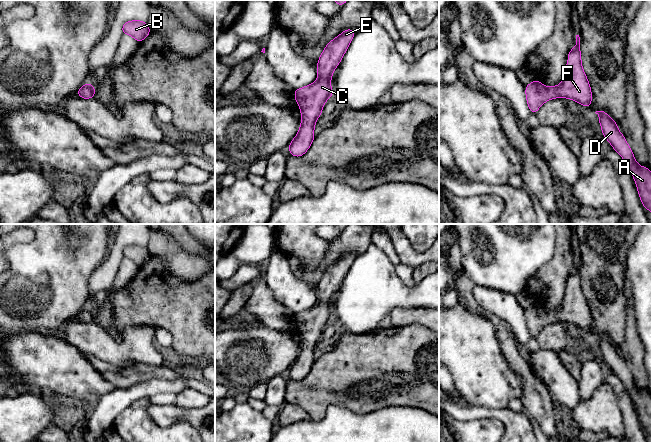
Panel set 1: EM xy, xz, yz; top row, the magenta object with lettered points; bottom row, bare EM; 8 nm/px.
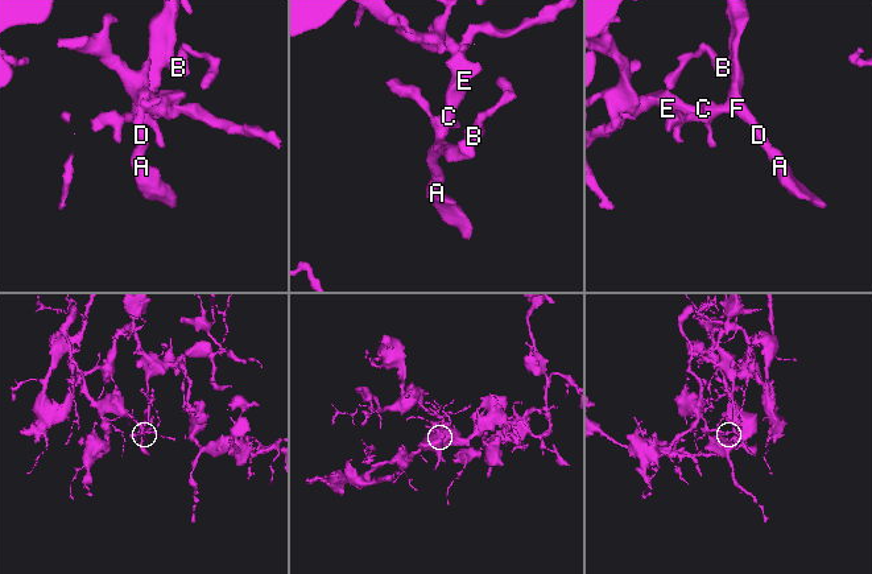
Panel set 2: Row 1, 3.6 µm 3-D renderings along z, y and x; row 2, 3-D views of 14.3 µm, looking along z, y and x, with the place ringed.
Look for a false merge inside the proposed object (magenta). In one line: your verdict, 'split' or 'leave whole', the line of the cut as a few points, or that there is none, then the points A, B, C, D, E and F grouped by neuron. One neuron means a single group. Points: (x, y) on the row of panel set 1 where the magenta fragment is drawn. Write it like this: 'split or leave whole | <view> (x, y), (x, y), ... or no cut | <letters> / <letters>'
leave whole | no cut | A B C D E F

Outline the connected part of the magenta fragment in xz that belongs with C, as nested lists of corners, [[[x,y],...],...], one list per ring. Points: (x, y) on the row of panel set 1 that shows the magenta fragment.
[[[346,29],[331,40],[318,59],[317,80],[294,90],[295,100],[301,111],[301,125],[297,135],[289,144],[289,154],[301,157],[310,148],[315,138],[316,120],[322,115],[325,102],[333,97],[331,88],[333,72],[342,60],[354,35],[354,29]]]

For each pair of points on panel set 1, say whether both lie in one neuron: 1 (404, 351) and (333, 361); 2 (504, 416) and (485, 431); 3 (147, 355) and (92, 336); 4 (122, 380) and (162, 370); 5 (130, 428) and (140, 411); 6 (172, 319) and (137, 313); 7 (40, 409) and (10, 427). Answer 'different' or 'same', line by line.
1: same
2: different
3: same
4: same
5: same
6: same
7: same

